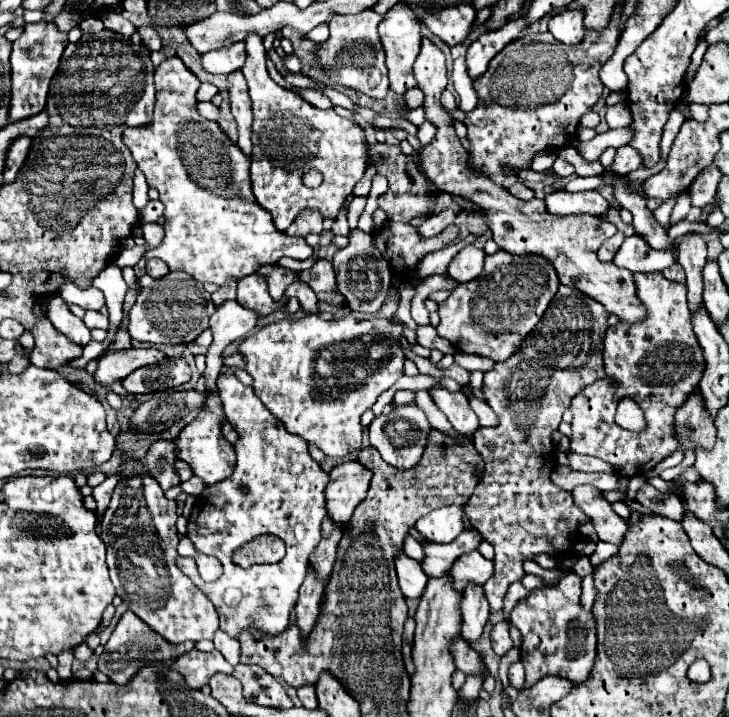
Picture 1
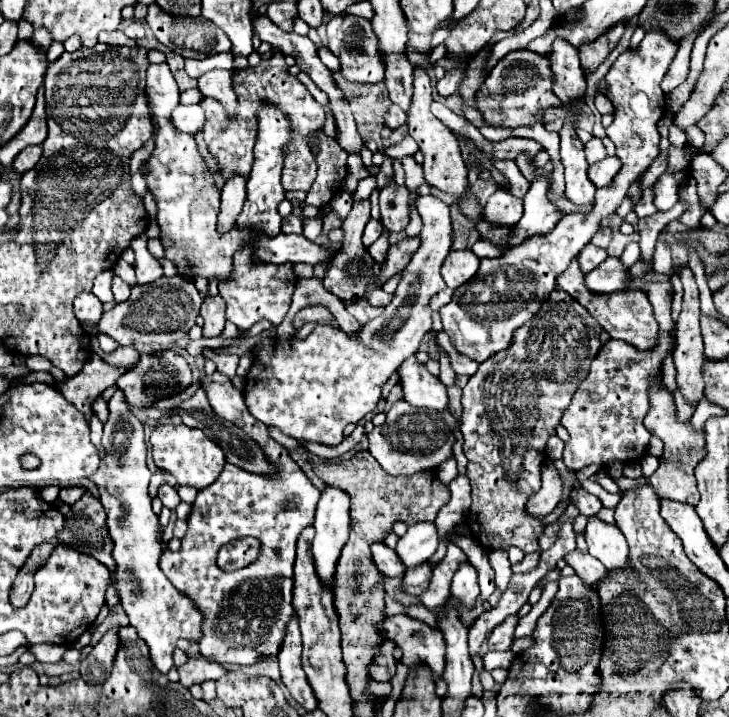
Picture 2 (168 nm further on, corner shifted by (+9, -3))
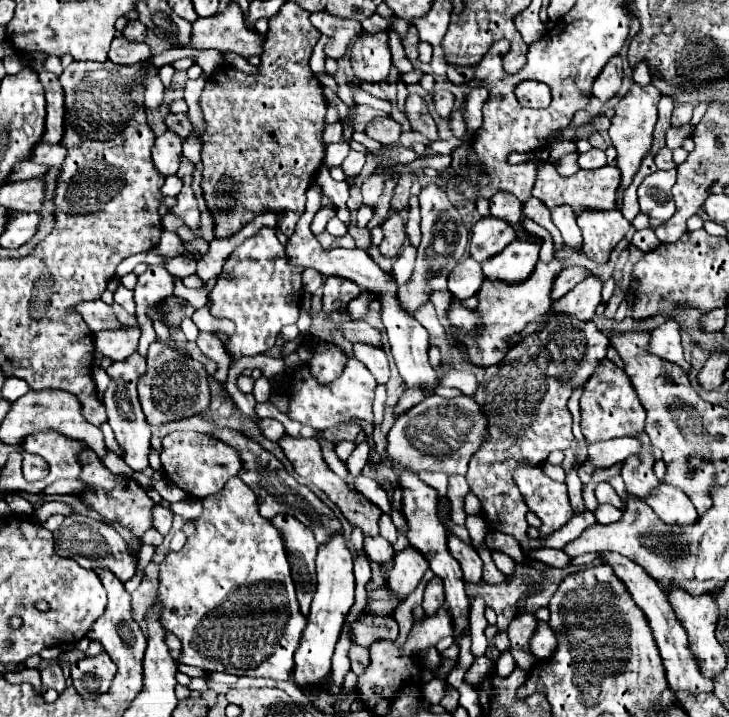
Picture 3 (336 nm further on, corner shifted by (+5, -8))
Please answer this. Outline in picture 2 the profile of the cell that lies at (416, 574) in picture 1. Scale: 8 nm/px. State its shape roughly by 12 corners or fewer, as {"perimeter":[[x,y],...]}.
{"perimeter":[[383,542],[371,544],[381,574],[401,578],[405,566]]}

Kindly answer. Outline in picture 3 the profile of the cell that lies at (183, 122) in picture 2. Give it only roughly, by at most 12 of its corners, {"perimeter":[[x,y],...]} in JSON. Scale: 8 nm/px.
{"perimeter":[[165,131],[155,139],[153,163],[161,175],[179,169],[181,137]]}

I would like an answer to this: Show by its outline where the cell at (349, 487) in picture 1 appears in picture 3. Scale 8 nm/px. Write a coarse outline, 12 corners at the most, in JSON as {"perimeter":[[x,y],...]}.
{"perimeter":[[341,531],[319,545],[317,591],[295,651],[299,687],[319,687],[353,605]]}

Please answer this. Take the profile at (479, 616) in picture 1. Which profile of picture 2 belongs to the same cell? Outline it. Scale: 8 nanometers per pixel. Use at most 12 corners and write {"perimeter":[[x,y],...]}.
{"perimeter":[[463,562],[451,584],[451,596],[473,608],[479,596],[477,570]]}

